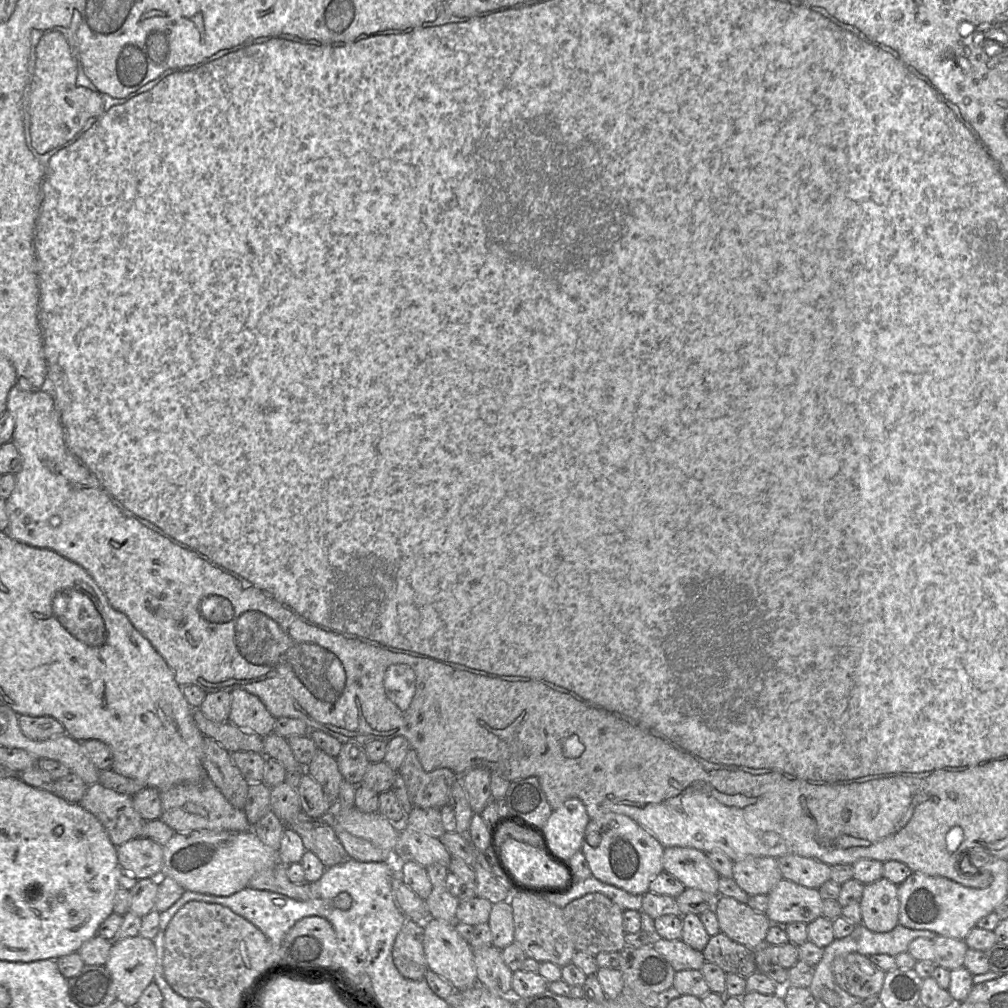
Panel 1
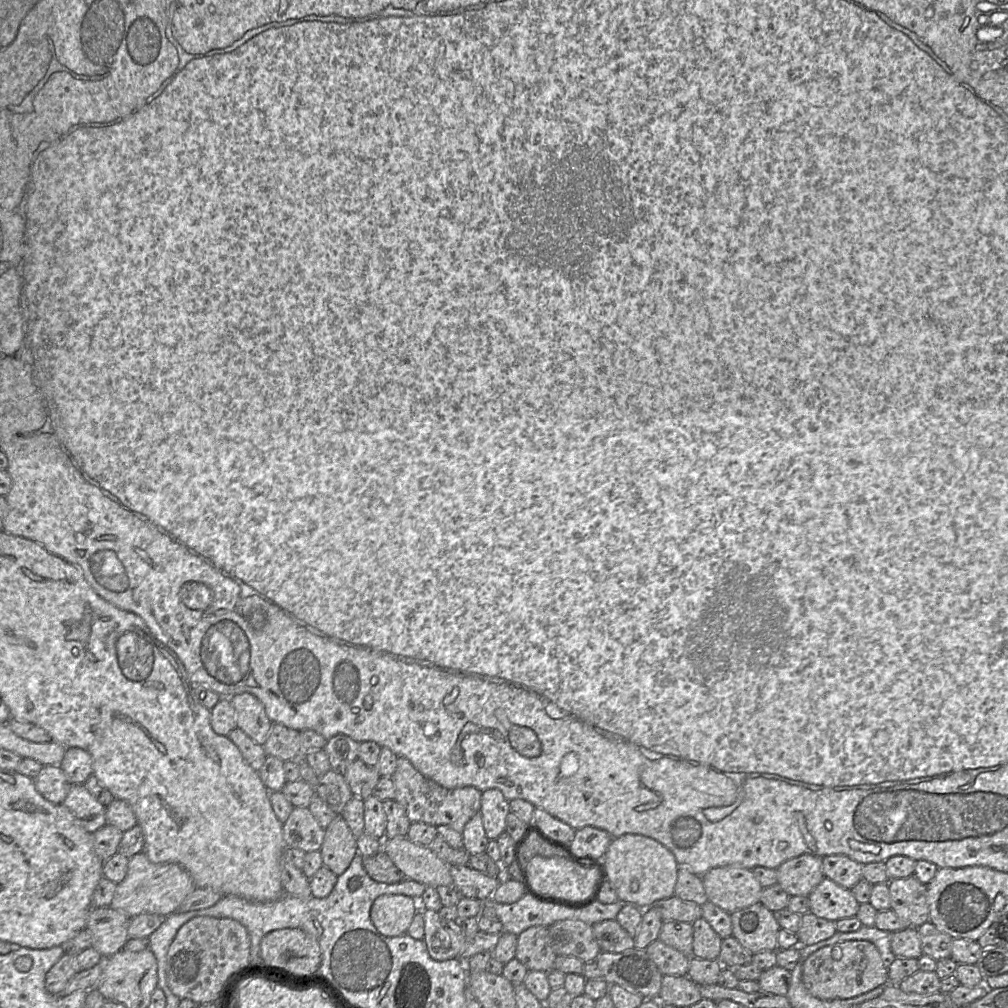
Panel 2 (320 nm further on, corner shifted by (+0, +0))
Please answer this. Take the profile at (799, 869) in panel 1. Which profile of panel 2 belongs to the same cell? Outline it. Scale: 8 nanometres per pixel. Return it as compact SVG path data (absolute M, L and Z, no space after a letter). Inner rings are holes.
M828 855L822 857L822 871L824 877L838 885L851 889L862 877L863 865L845 855Z

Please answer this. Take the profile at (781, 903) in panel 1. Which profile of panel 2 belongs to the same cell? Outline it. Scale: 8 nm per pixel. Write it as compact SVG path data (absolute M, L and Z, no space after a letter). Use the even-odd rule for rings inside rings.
M824 877L808 895L809 912L829 921L856 916L859 902L850 889Z

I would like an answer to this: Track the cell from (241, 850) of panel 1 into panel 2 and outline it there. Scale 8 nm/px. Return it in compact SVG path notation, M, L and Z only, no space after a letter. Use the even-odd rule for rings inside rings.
M140 852L129 859L127 875L117 884L110 907L125 913L130 918L140 914L168 917L178 910L181 903L195 888L192 877L179 864L155 864L144 852Z

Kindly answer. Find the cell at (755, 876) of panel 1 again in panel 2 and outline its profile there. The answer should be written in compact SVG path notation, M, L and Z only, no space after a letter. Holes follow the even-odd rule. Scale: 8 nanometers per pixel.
M810 854L785 861L776 872L777 884L789 896L808 896L824 878L822 858Z

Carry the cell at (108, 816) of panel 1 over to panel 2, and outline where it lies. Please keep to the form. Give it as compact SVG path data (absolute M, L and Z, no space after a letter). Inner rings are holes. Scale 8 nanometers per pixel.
M72 784L62 804L79 819L90 833L94 833L107 823L106 807L88 791L84 784Z

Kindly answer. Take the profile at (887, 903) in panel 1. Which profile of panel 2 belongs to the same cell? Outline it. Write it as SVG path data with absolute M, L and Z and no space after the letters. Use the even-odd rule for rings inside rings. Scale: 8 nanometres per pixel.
M914 875L889 880L890 909L906 923L907 927L919 927L929 921L927 885Z

